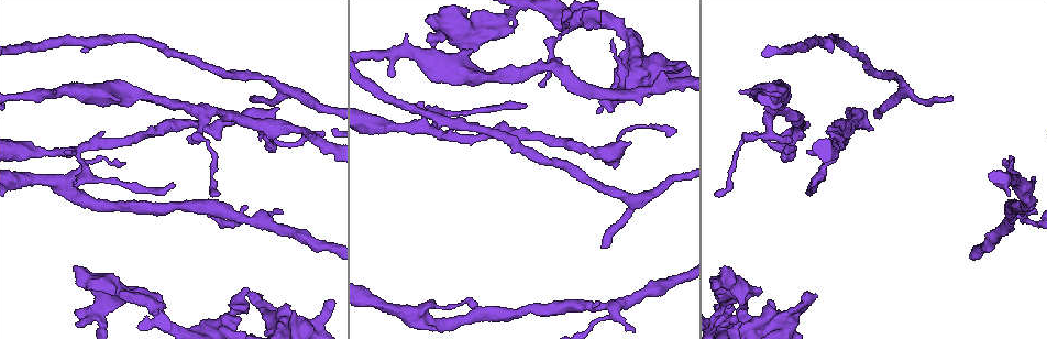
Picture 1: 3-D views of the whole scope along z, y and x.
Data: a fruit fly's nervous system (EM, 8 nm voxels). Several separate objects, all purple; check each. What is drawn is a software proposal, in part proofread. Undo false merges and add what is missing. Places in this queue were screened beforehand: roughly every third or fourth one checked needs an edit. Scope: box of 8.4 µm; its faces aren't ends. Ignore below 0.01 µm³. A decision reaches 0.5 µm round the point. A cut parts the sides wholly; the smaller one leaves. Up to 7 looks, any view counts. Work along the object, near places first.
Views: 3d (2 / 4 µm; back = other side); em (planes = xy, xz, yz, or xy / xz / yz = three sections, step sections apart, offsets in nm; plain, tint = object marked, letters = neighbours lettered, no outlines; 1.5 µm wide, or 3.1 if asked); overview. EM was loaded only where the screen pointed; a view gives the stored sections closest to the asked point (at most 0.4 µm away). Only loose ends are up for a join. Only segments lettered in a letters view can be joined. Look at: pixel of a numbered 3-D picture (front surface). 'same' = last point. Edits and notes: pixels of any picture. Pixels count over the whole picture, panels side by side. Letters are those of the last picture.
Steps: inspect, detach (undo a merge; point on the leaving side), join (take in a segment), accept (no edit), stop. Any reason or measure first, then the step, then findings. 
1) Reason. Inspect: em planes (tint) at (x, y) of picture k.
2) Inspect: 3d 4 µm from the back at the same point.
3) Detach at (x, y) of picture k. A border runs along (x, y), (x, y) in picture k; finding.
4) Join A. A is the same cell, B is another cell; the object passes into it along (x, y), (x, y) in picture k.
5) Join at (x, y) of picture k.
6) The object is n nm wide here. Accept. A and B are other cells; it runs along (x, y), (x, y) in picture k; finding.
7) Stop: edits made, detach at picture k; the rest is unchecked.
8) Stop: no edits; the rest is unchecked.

Branch stops here. Inspect: 3d 4 µm at (600, 245) of picture 1.

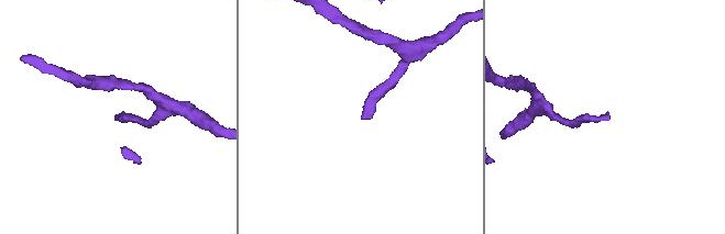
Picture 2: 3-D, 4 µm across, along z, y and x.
Need the tissue. Inspect: em planes (tint) at (116, 116) of picture 2.

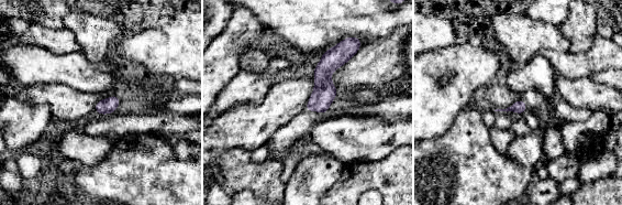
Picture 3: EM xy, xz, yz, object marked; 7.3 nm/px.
Inspect: em planes (letters) at the same point.

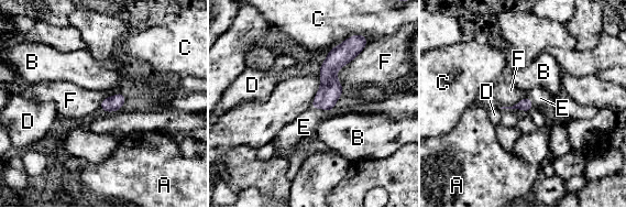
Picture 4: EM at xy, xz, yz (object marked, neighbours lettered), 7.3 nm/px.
Join E. E is the same cell, A, B, C, D and F are other cells; the object passes into it along (330, 90), (321, 108), (304, 127) in picture 4; it goes on there.

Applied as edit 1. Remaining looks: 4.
Branch stops here. Inspect: em planes (letters) at (722, 267) of picture 1.

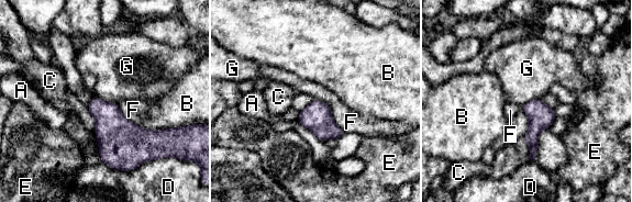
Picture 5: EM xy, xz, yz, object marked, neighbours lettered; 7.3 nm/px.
Accept. A, B, C, D, E, F and G are other cells; a border runs along (95, 96), (117, 103) in picture 5; none of them fits.

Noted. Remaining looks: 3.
Stop: edits made, join at picture 4; the rest is unchecked.

